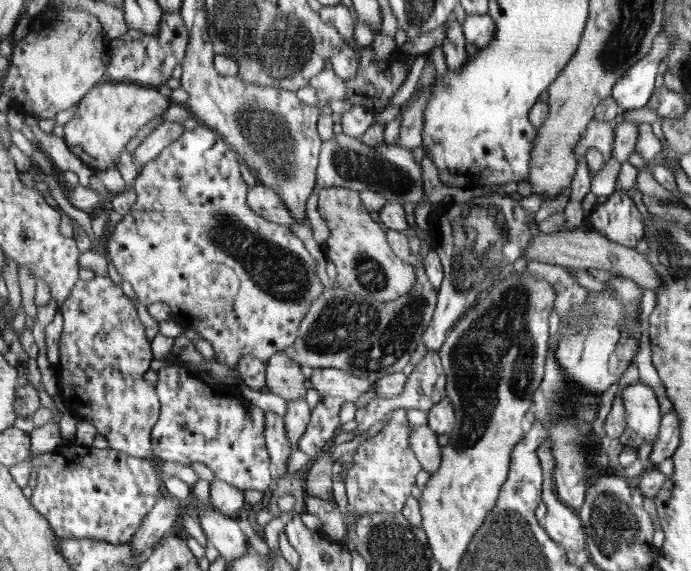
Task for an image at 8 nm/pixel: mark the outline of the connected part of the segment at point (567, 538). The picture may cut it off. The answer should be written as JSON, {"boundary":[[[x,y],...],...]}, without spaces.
{"boundary":[[[552,471],[544,472],[544,505],[546,514],[544,516],[544,531],[548,532],[552,540],[560,547],[573,551],[584,551],[587,549],[587,536],[583,522],[578,518],[574,510],[564,506],[563,502],[555,494],[555,482]]]}

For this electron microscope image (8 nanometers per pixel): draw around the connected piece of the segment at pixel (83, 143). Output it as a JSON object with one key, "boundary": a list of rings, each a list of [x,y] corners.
{"boundary":[[[106,81],[82,98],[73,118],[64,126],[63,140],[74,156],[91,170],[104,171],[117,165],[126,144],[136,132],[168,110],[168,98],[144,85]]]}

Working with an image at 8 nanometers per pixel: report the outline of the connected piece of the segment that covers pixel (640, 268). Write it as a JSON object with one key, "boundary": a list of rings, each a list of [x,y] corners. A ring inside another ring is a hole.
{"boundary":[[[576,227],[573,231],[554,231],[552,233],[537,233],[536,238],[529,242],[527,250],[523,256],[527,256],[530,261],[543,262],[567,268],[600,268],[609,270],[626,278],[633,278],[638,286],[644,289],[655,291],[662,287],[661,276],[648,260],[646,253],[637,252],[635,247],[627,247],[623,244],[612,242],[589,227]]]}

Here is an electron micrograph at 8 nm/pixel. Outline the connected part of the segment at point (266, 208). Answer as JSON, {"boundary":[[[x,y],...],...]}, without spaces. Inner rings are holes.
{"boundary":[[[256,184],[248,192],[247,202],[256,214],[279,225],[295,226],[295,218],[283,198],[273,188]]]}

